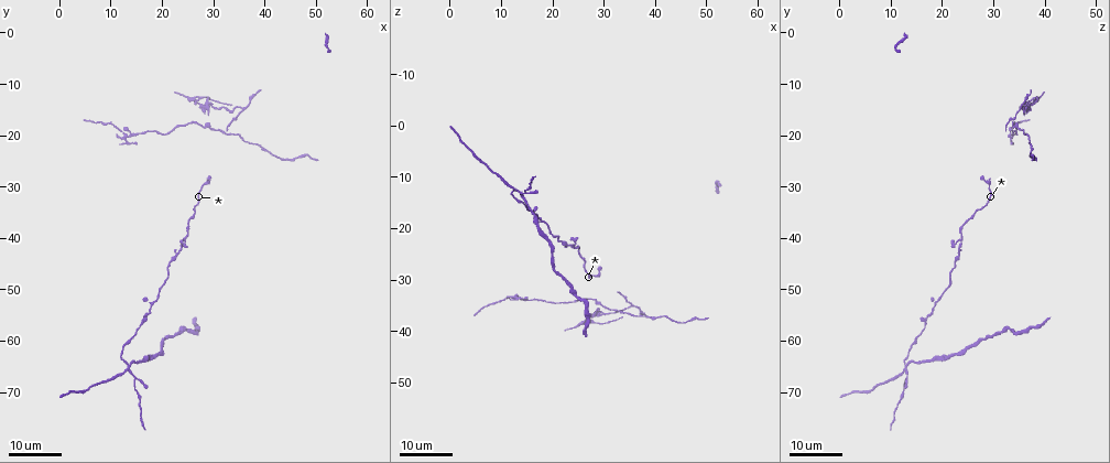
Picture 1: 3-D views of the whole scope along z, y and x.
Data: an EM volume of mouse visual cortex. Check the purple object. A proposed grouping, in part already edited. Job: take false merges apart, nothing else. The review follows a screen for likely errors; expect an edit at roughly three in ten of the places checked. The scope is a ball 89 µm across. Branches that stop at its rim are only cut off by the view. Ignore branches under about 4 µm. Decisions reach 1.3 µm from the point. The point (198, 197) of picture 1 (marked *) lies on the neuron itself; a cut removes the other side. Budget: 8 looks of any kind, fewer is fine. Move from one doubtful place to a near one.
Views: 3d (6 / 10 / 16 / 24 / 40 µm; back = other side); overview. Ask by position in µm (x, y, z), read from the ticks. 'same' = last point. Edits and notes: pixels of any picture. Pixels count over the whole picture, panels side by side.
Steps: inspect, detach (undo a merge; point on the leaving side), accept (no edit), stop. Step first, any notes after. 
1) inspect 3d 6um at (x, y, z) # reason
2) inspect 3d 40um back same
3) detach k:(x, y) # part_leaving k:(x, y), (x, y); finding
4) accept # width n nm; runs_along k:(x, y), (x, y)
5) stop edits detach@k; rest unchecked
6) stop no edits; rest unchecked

inspect 3d 24um at (35.5, 14.5, 35.0)

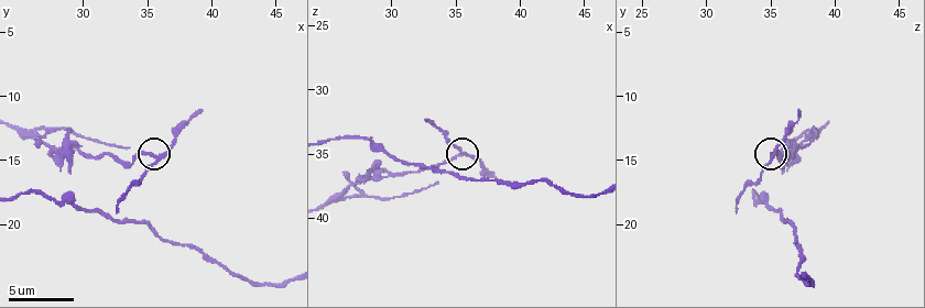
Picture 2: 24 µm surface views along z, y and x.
inspect 3d 10um at (35.4, 14.6, 35.2) # closer look

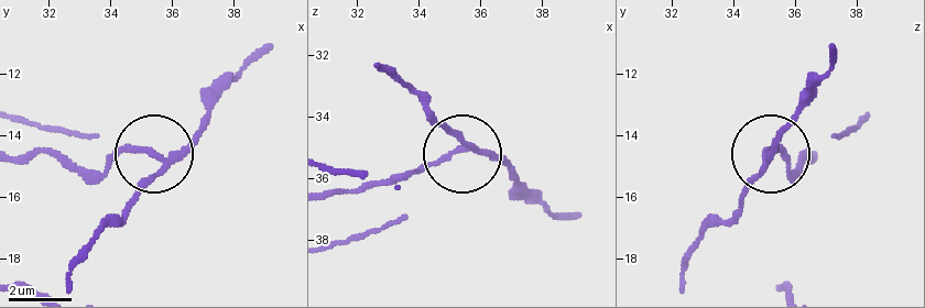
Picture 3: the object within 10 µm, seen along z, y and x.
detach 3:(118, 151) # arms 3; part_leaving 3:(161, 153), (123, 153), (93, 169), (45, 153), (21, 156); two neurons meet here

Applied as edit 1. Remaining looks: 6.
inspect 3d 16um at (28.4, 18.2, 34.2) # arms part here

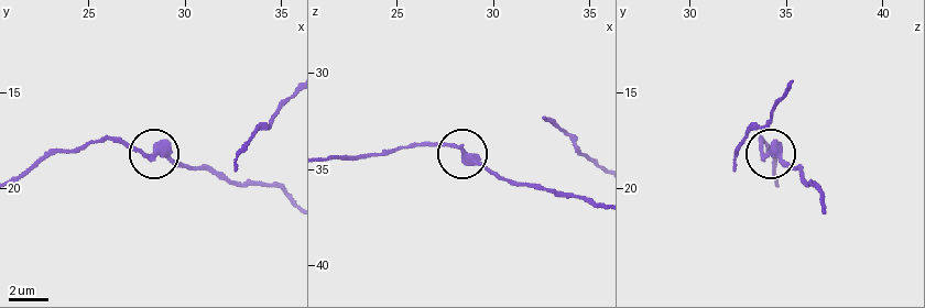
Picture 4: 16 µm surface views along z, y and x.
accept # side_arm 27 um; one neuron here

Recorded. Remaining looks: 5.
inspect 3d 24um at (13.0, 20.0, 33.0)

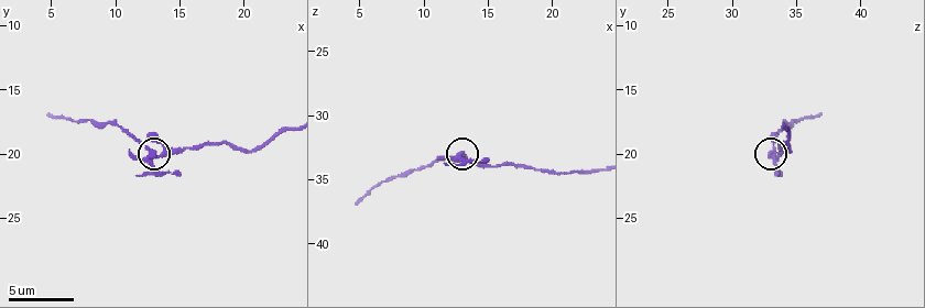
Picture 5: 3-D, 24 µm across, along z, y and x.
inspect 3d 6um at (12.6, 20.0, 33.2)

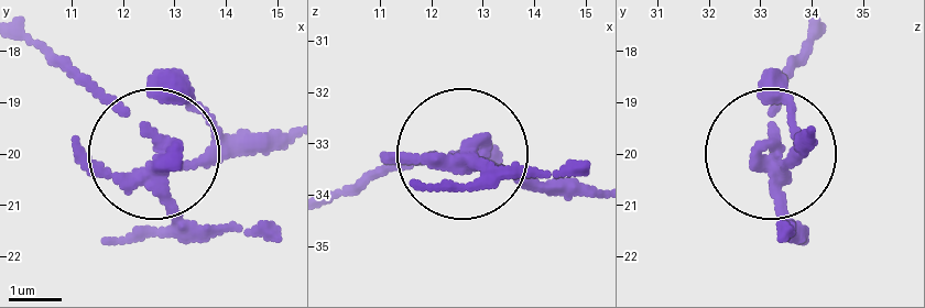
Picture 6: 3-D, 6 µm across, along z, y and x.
inspect 3d 6um back at (12.75, 20.05, 33.20)

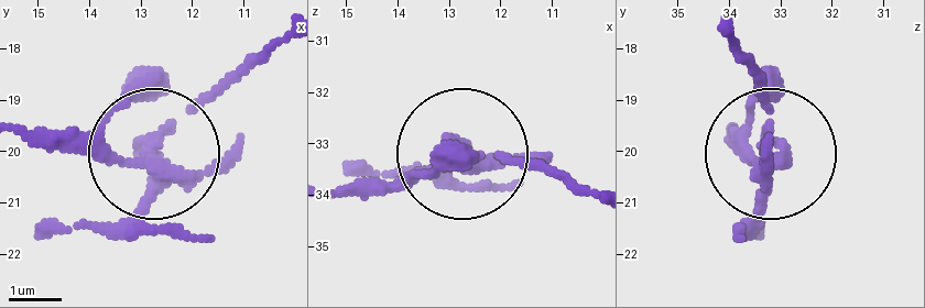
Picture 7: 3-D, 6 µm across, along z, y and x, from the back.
detach 7:(108, 224) # part_leaving 7:(171, 172), (171, 123), (290, 40); a second neuron is stuck on

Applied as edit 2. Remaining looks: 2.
stop edits detach@3, detach@7; rest unchecked

